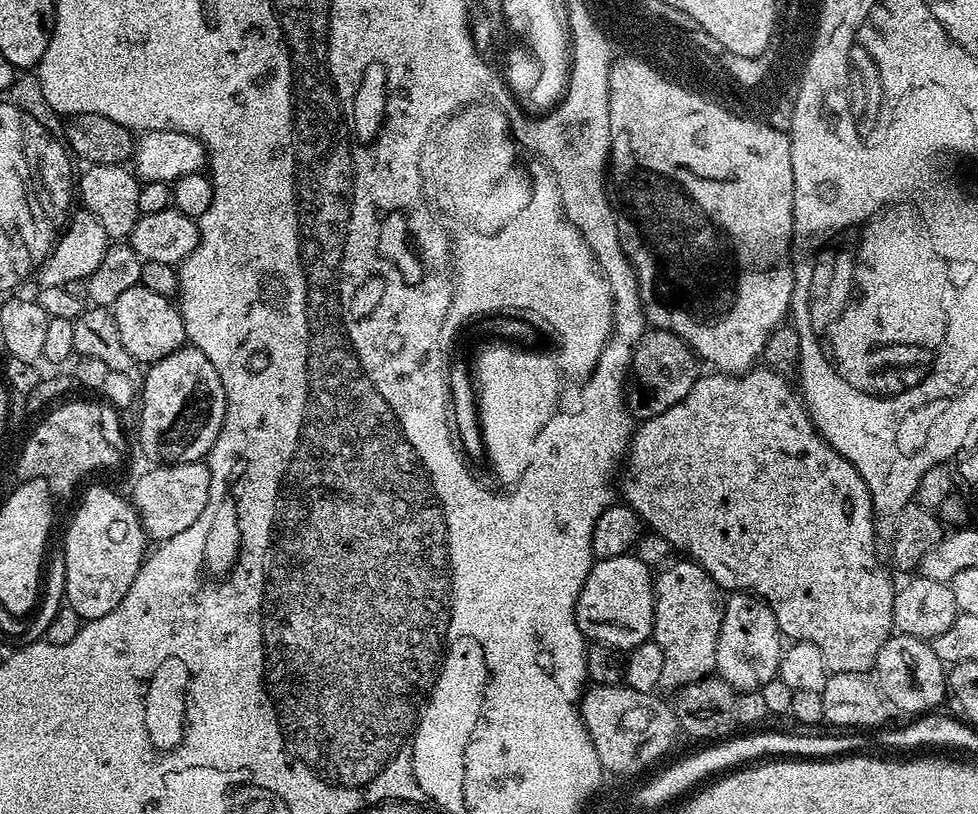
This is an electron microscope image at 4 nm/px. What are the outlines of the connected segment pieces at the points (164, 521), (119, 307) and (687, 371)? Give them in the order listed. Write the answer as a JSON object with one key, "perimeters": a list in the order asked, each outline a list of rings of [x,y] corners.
{"perimeters":[[[[204,462],[195,464],[160,464],[152,466],[136,480],[132,488],[130,503],[135,509],[145,533],[156,542],[174,538],[174,534],[182,534],[206,510],[206,502],[210,494],[210,474]]],[[[140,283],[123,291],[110,307],[110,311],[118,326],[118,334],[122,337],[122,346],[130,350],[137,365],[154,365],[166,358],[166,354],[185,347],[184,323],[179,307],[169,297],[154,294],[154,290],[146,290]]],[[[648,330],[641,336],[633,351],[630,368],[633,373],[636,371],[636,388],[640,391],[640,408],[644,414],[657,416],[690,394],[690,386],[694,386],[698,375],[698,357],[693,351],[689,356],[682,356],[682,350],[687,348],[678,342],[673,332]]]]}

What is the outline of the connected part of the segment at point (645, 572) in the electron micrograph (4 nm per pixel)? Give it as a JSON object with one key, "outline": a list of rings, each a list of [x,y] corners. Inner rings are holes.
{"outline":[[[634,554],[596,560],[576,599],[576,621],[589,641],[608,644],[617,650],[631,650],[652,640],[652,619],[656,613],[654,572]]]}

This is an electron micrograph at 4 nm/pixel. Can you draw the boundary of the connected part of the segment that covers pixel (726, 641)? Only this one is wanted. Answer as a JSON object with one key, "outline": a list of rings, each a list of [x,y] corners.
{"outline":[[[736,592],[731,596],[733,597],[728,602],[725,601],[722,610],[715,671],[718,673],[719,679],[725,680],[733,690],[755,692],[766,682],[777,679],[782,655],[782,643],[780,644],[782,633],[777,626],[773,611],[759,597],[745,592]]]}

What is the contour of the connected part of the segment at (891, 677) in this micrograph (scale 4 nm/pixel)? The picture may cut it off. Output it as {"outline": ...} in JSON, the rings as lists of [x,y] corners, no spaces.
{"outline":[[[893,634],[878,650],[874,665],[875,683],[884,699],[893,709],[912,714],[928,714],[946,700],[946,665],[934,654],[931,643],[913,636]]]}

